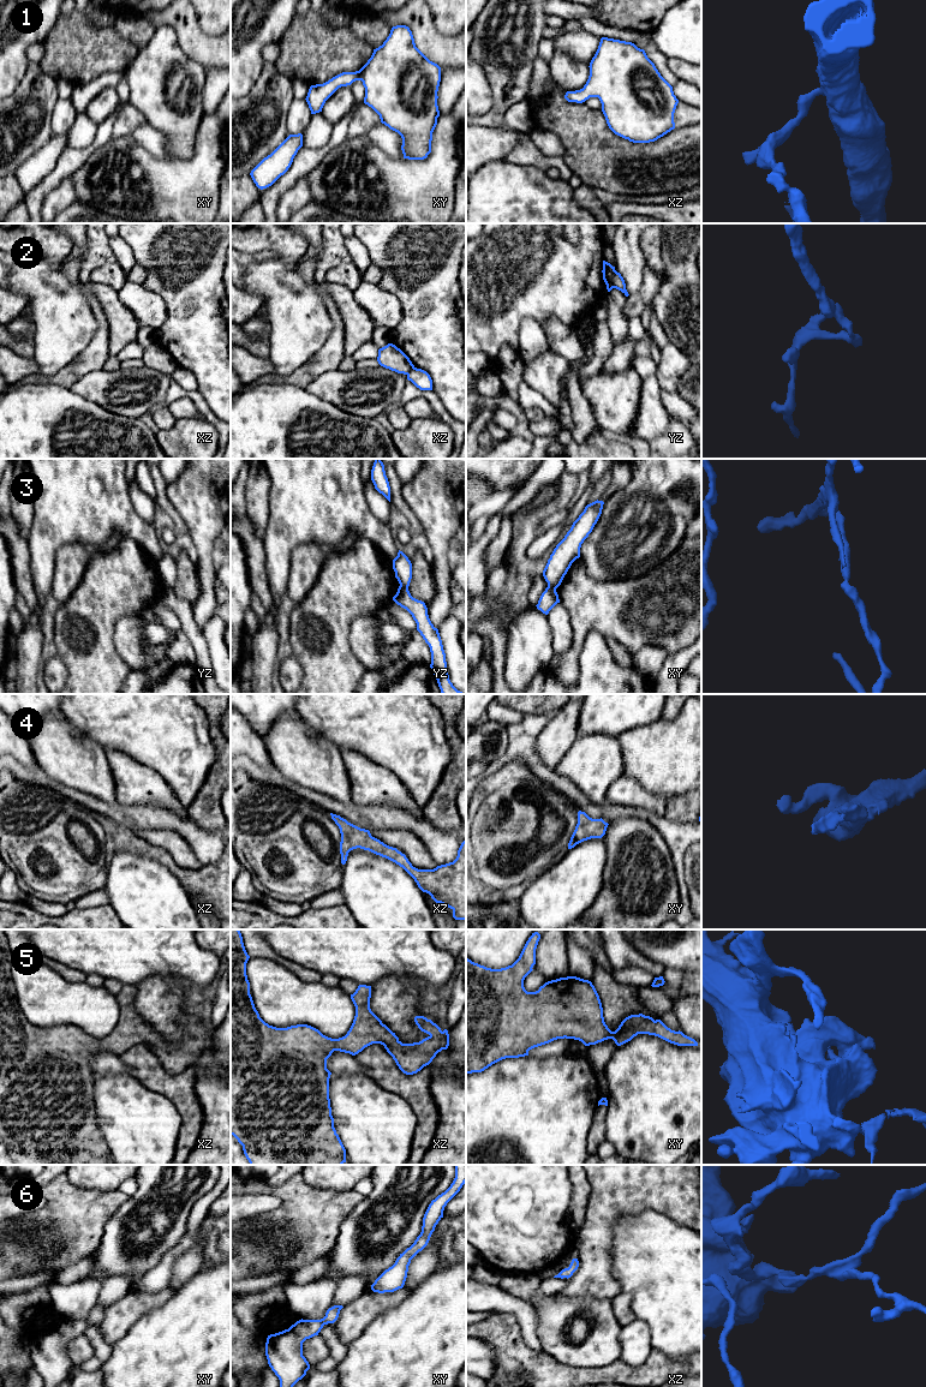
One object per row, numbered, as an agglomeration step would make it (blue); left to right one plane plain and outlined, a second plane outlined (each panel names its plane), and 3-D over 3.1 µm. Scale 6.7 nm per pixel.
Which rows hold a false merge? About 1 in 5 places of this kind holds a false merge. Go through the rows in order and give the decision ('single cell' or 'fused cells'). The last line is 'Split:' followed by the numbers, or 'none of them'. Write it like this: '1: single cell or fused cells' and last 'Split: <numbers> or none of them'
1: single cell
2: fused cells
3: fused cells
4: single cell
5: single cell
6: single cell
Split: 2, 3

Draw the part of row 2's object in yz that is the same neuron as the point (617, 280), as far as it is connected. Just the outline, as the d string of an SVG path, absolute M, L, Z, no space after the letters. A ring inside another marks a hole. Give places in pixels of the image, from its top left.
M614 270L613 288L621 291L626 297L629 295L623 277L616 270Z

